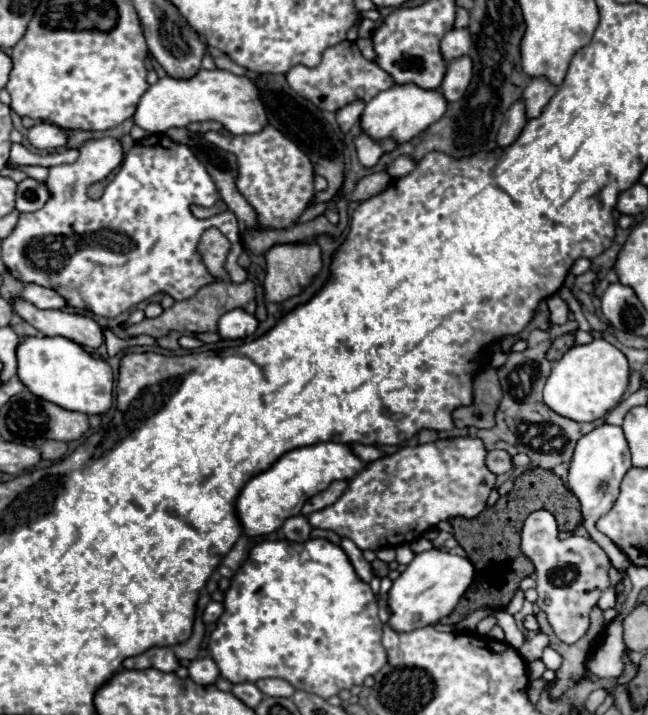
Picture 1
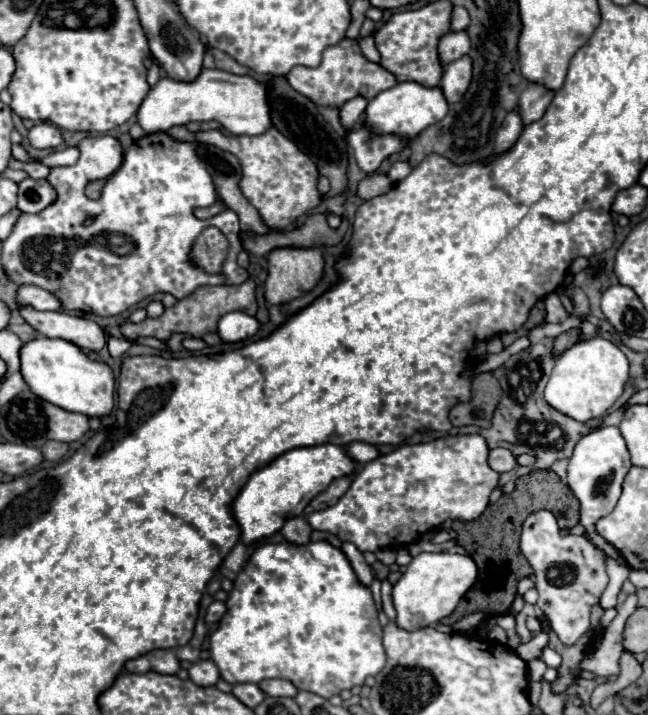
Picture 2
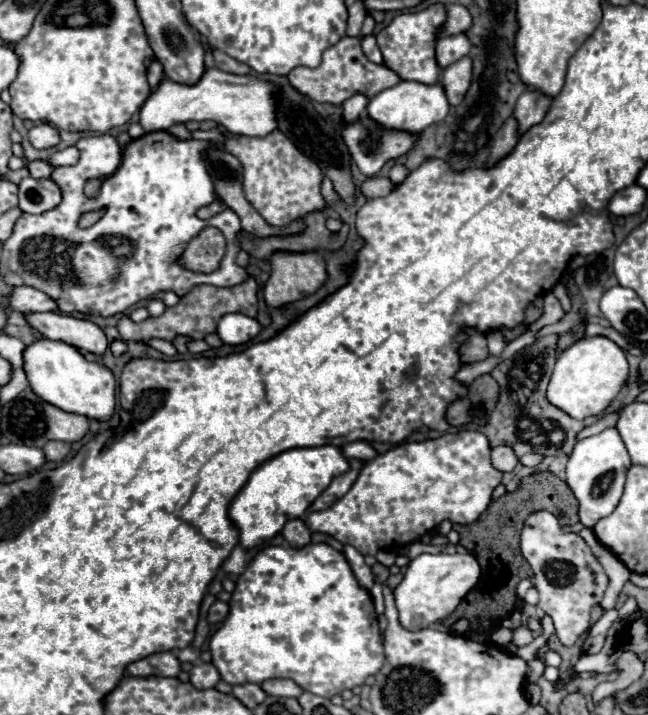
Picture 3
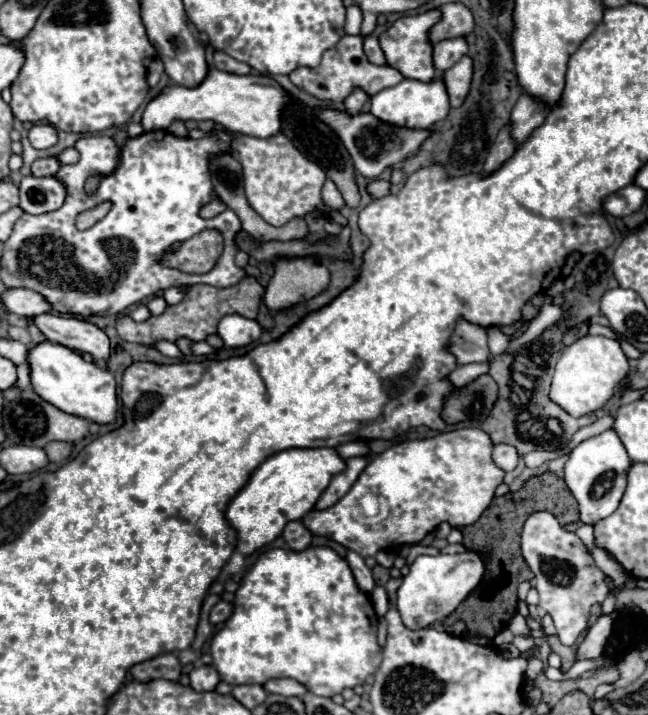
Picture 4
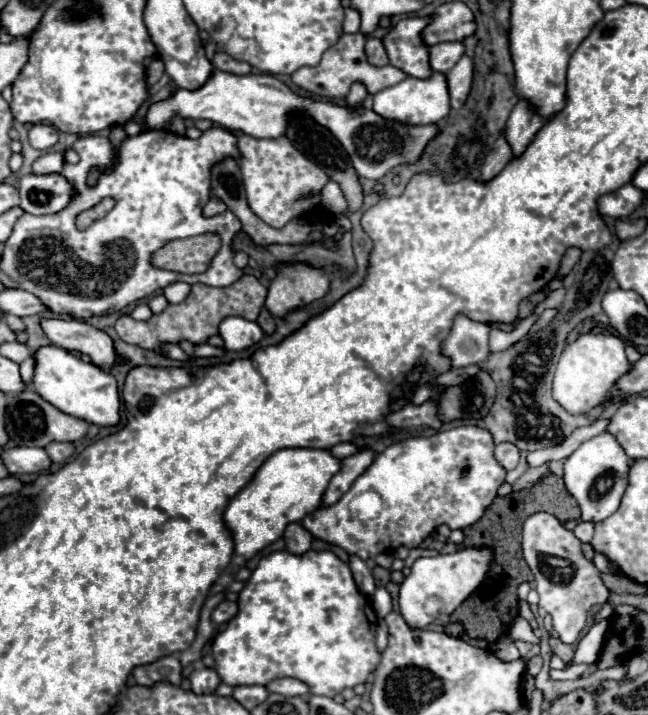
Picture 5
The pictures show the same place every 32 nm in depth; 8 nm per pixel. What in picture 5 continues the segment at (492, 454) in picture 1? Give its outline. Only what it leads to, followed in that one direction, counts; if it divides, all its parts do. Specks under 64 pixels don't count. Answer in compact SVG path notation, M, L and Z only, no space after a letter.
M502 442L496 446L496 460L500 460L500 464L506 470L512 470L518 466L520 448L516 448L516 444L512 444L512 442Z

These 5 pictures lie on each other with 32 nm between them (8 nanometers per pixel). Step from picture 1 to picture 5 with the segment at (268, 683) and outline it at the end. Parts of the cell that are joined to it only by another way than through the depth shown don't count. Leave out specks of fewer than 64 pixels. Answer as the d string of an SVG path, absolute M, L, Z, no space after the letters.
M296 678L272 680L272 684L268 684L266 688L268 688L268 692L276 692L282 696L308 696L310 694L310 688Z

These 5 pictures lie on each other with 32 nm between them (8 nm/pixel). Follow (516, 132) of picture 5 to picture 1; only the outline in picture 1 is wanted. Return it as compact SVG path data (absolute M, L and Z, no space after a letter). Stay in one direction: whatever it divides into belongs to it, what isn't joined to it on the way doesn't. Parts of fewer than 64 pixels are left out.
M534 78L526 90L522 92L522 102L526 108L526 118L538 118L544 110L544 106L550 102L550 98L556 94L556 86L552 86L548 80L544 78Z

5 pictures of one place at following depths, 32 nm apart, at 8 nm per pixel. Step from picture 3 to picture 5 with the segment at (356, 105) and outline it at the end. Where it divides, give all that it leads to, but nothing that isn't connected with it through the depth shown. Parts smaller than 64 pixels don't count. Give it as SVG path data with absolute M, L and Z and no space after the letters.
M354 82L350 92L348 92L348 96L346 96L346 100L348 100L348 104L362 104L366 94L368 94L368 90L364 88L364 84L362 82Z

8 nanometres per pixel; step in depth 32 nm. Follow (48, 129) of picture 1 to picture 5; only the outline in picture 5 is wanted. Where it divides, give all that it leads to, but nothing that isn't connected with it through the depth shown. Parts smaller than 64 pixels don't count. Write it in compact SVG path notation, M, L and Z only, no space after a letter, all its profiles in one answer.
M34 124L28 130L28 138L36 150L48 150L58 142L58 132L50 124Z

